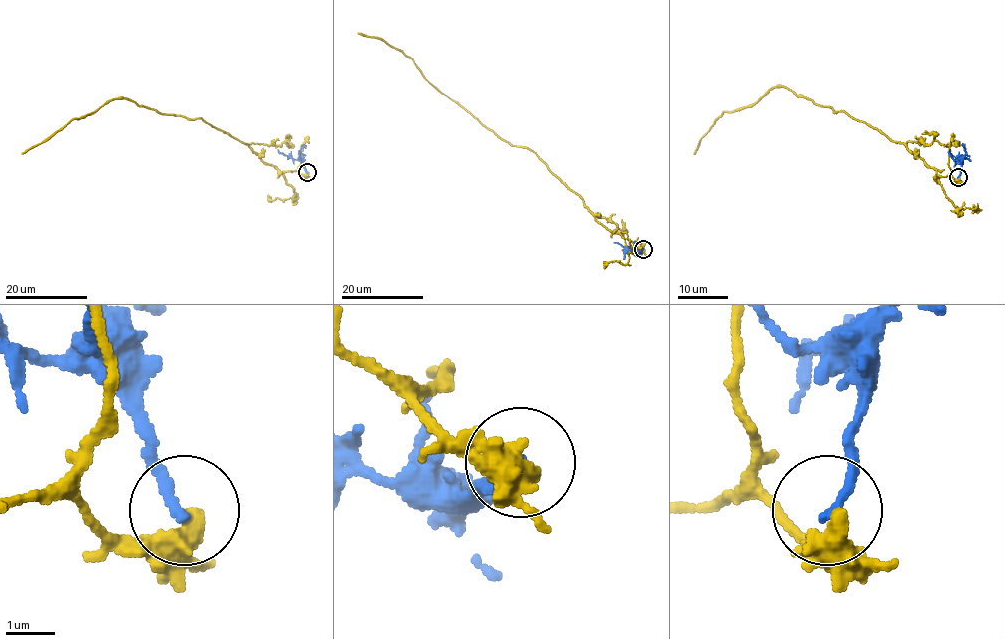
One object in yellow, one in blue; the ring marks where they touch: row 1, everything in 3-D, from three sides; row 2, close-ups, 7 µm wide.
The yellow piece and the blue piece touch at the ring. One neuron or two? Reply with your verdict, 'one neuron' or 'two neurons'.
two neurons

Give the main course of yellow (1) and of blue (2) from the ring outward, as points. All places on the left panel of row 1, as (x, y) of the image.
1: (307, 172), (278, 171), (248, 144), (201, 119), (162, 115), (125, 98), (115, 98), (71, 120), (21, 154)
2: (307, 172), (301, 161), (277, 149)

